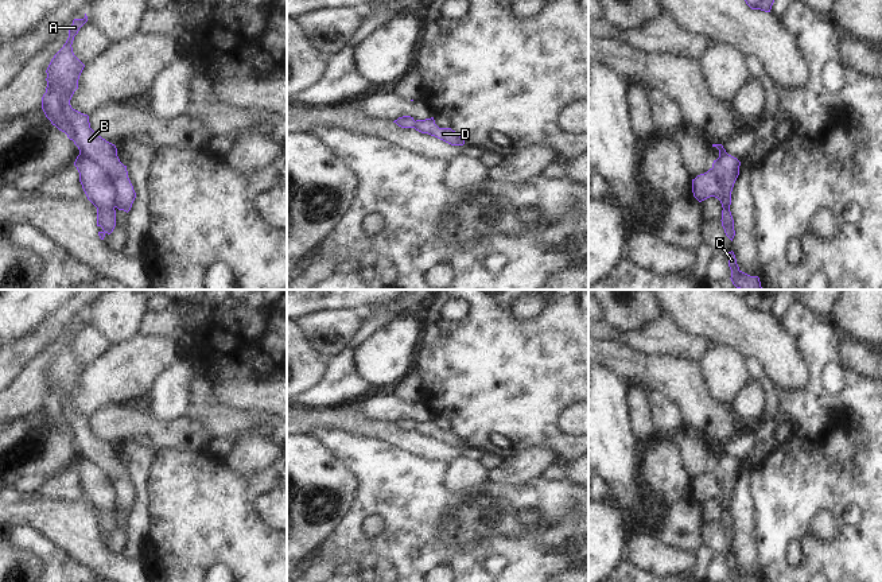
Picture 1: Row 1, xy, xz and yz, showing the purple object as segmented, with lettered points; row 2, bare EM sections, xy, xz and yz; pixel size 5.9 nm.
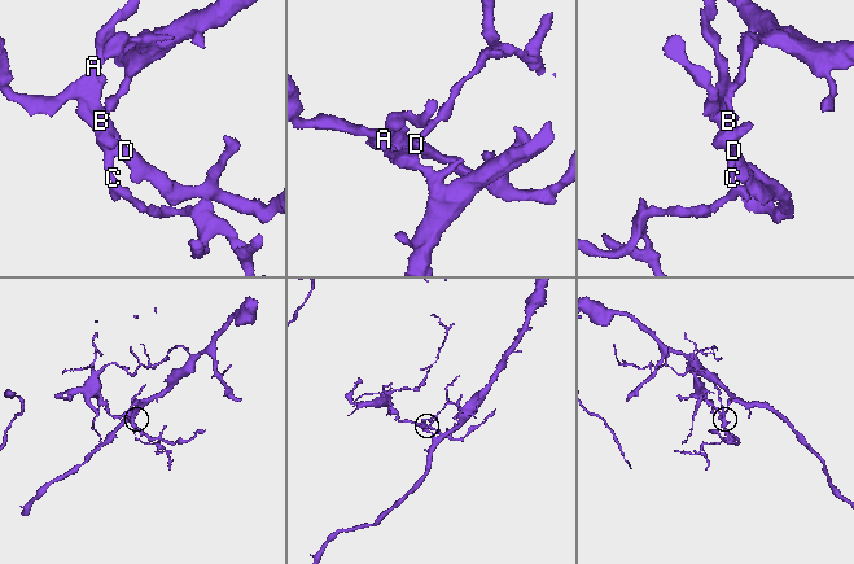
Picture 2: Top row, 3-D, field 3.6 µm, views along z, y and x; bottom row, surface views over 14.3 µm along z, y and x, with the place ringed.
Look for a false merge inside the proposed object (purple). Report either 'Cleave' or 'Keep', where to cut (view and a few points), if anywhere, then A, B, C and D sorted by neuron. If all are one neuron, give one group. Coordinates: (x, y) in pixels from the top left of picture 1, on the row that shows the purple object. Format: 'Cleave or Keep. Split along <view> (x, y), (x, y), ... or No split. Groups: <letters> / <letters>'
Cleave. Split along xy (51, 86), (57, 92), (62, 116), (73, 131), (77, 144). Groups: A B D / C.

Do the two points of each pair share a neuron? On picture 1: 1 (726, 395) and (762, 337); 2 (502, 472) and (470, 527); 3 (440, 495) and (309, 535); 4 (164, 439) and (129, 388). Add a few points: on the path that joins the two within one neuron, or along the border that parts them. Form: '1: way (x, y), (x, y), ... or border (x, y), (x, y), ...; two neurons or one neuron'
1: border (717, 344), (735, 349), (745, 359); two neurons
2: border (488, 478), (509, 484), (527, 481); two neurons
3: border (353, 500), (337, 527), (315, 551); two neurons
4: border (136, 404), (108, 404), (105, 407); two neurons

